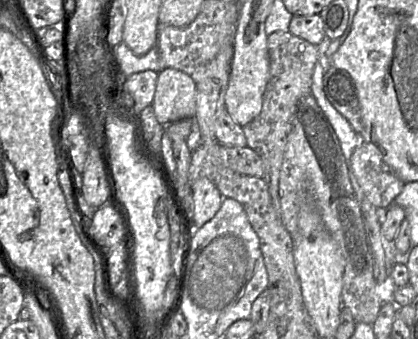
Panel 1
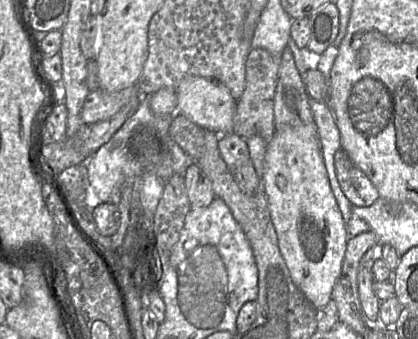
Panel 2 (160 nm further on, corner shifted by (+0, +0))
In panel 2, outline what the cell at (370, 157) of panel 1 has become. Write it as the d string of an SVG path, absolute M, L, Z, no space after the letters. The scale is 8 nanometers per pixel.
M342 148L334 154L334 166L341 190L353 206L369 207L380 198L376 187Z

